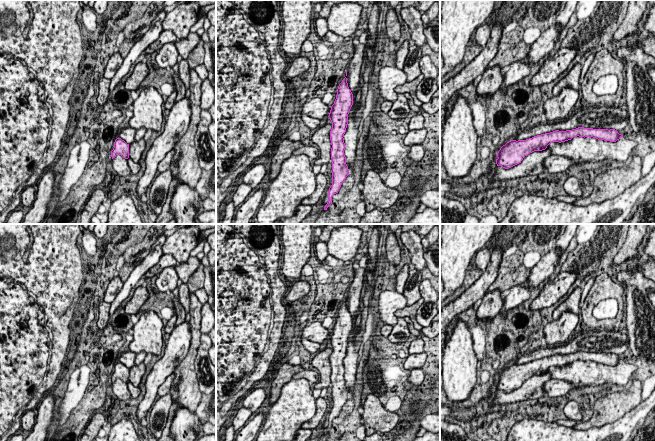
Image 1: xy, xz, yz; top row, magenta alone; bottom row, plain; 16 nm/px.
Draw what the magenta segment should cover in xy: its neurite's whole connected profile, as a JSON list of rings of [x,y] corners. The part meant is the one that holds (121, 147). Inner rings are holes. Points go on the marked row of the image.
[[[127,127],[120,130],[119,137],[114,142],[114,148],[111,151],[112,159],[116,157],[117,154],[121,155],[123,158],[129,158],[129,145],[135,141],[136,130]]]

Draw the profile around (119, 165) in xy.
[[[119,154],[112,159],[111,169],[117,177],[124,177],[131,174],[127,159],[123,158]]]

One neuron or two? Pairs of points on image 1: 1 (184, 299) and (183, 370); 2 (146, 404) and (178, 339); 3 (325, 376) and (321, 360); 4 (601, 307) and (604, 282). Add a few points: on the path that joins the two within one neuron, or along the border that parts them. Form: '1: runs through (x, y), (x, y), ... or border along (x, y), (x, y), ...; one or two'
1: border along (189, 291), (188, 311); two
2: runs through (151, 388), (153, 381), (172, 355); one
3: runs through (325, 372), (322, 364); one
4: border along (618, 299), (602, 299), (594, 307), (592, 315); two

